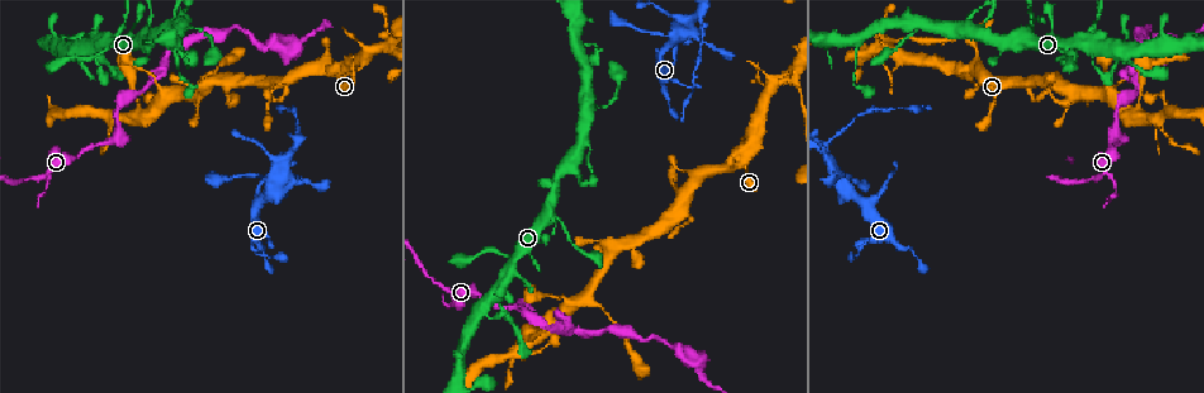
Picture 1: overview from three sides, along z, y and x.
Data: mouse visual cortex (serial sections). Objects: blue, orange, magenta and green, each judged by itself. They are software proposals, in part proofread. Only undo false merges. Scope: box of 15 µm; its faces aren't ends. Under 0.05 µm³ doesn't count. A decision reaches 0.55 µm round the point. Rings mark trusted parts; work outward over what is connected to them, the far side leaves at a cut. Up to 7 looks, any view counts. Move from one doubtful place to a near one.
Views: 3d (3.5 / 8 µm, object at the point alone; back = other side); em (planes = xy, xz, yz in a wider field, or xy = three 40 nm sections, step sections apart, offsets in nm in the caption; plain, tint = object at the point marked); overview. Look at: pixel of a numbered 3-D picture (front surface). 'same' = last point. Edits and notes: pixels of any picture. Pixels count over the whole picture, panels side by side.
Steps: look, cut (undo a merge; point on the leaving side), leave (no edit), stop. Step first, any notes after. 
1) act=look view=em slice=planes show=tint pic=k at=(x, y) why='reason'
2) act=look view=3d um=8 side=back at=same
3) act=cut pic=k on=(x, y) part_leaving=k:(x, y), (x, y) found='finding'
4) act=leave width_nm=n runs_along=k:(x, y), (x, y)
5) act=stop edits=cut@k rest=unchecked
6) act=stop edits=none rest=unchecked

act=look view=3d um=3.5 pic=1 at=(556, 218) why='thin arm on a thick one'

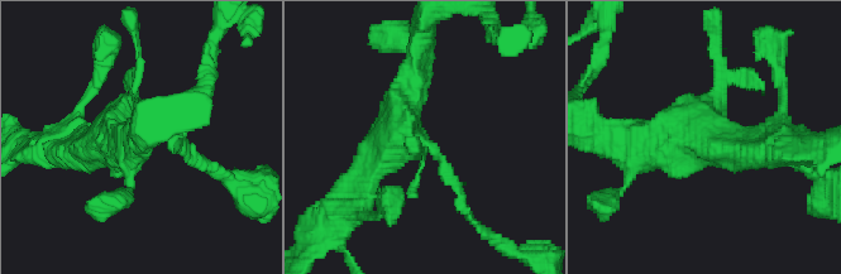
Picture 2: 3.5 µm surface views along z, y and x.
act=look view=em slice=xy step=5 show=tint pic=2 at=(418, 135) arms=4 arm_widths_nm=150,150,350,350

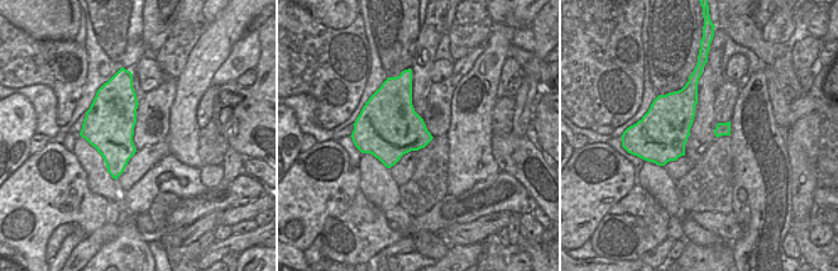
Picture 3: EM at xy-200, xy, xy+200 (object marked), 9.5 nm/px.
act=leave runs_along=2:(343, 193), (397, 131), (416, 51) found='continuous, no second cell'

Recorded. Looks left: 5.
act=look view=em slice=planes show=tint pic=1 at=(385, 43) why='thin arm on a thick one'

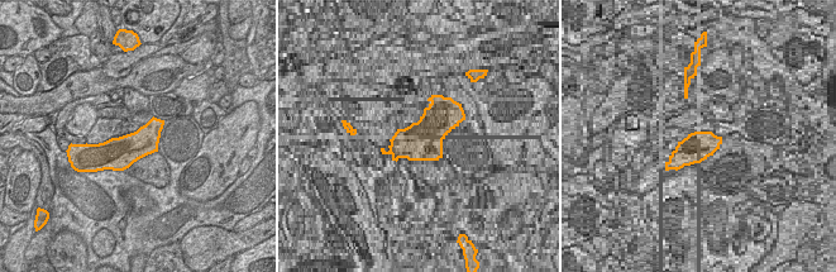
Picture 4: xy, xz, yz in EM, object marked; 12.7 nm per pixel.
act=look view=3d um=3.5 at=same

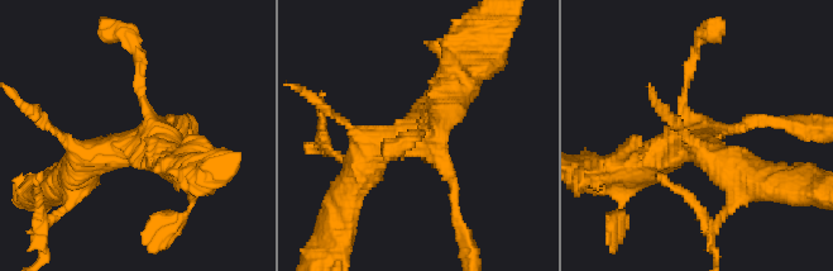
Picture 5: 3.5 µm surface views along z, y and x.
act=leave runs_along=5:(360, 169), (422, 137), (469, 75) found='all the same cell'

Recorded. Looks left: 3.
act=look view=3d um=8 side=back pic=1 at=(836, 171) why='arms run side by side'

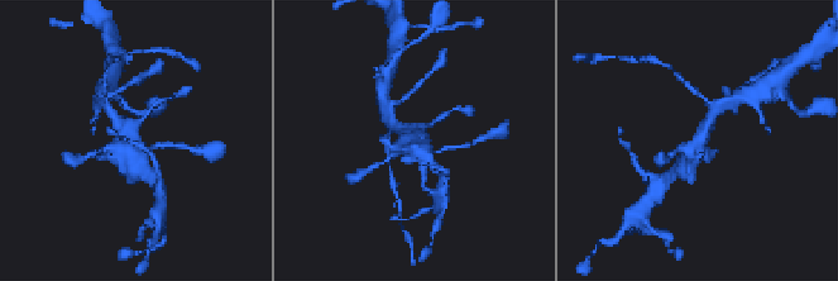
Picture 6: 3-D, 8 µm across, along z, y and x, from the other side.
act=look view=3d um=3.5 pic=6 at=(414, 138) why='closer look'

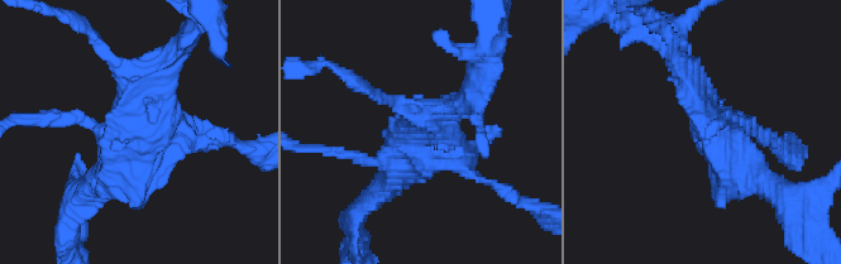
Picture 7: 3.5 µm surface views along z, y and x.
act=look view=em slice=xy step=3 show=tint pic=7 at=(420, 130)

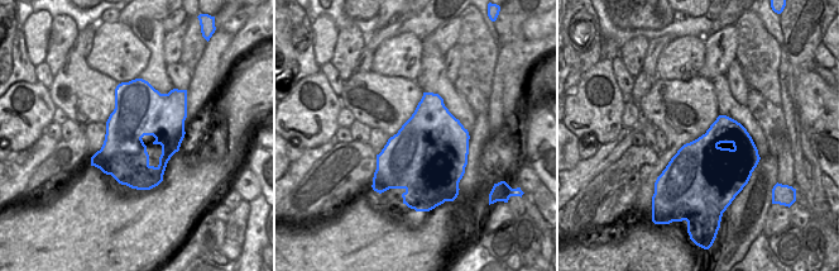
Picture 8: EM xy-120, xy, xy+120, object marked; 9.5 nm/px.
act=leave runs_along=7:(767, 185), (708, 123), (686, 68) found='continuous, no second cell'

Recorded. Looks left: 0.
act=stop edits=none rest=unchecked

